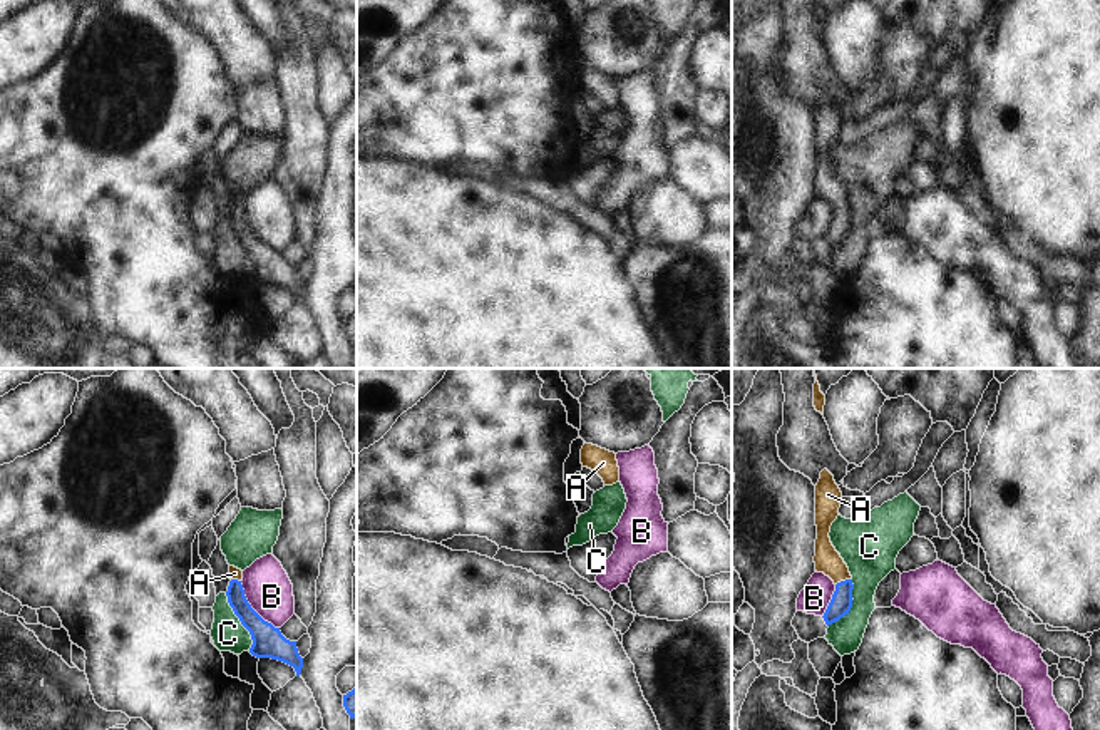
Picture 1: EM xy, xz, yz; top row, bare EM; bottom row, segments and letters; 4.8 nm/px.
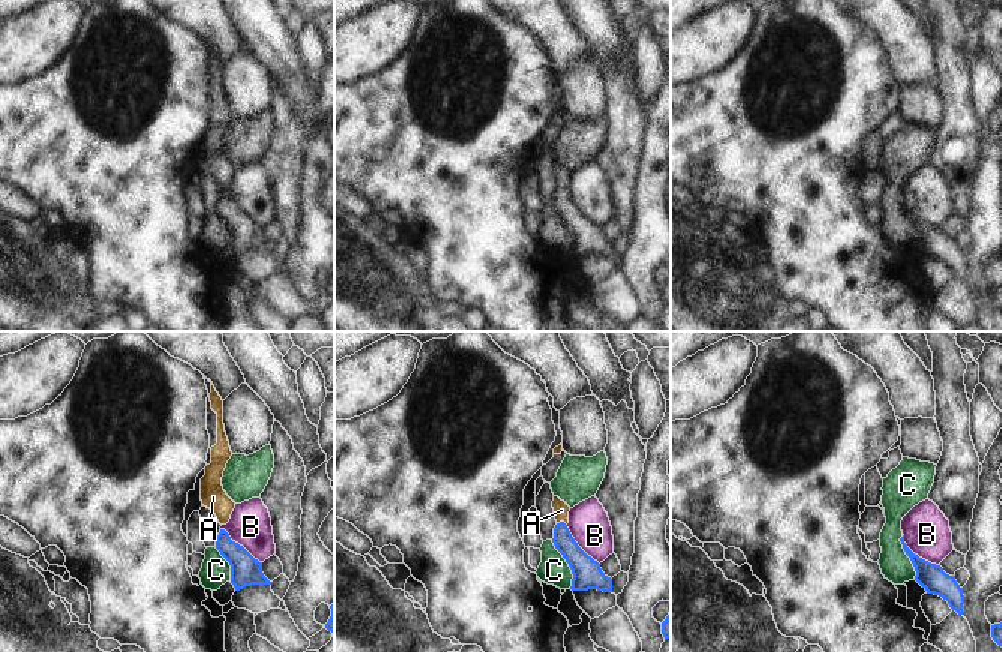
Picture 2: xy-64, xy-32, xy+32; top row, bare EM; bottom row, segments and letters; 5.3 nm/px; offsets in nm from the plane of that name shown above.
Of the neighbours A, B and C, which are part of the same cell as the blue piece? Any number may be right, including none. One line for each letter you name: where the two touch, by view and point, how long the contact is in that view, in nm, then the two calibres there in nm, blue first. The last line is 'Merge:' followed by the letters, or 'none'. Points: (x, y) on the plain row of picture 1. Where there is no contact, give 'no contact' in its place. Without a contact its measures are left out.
A: contact yz (842, 206); length 90 nm; calibres 110 and 120 nm
Merge: A

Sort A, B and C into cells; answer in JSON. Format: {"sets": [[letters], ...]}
{"sets": [["A"], ["B"], ["C"]]}

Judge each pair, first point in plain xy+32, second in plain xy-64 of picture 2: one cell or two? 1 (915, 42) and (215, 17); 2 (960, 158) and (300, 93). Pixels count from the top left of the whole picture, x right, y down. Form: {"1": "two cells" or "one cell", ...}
{"1": "one cell", "2": "two cells"}

